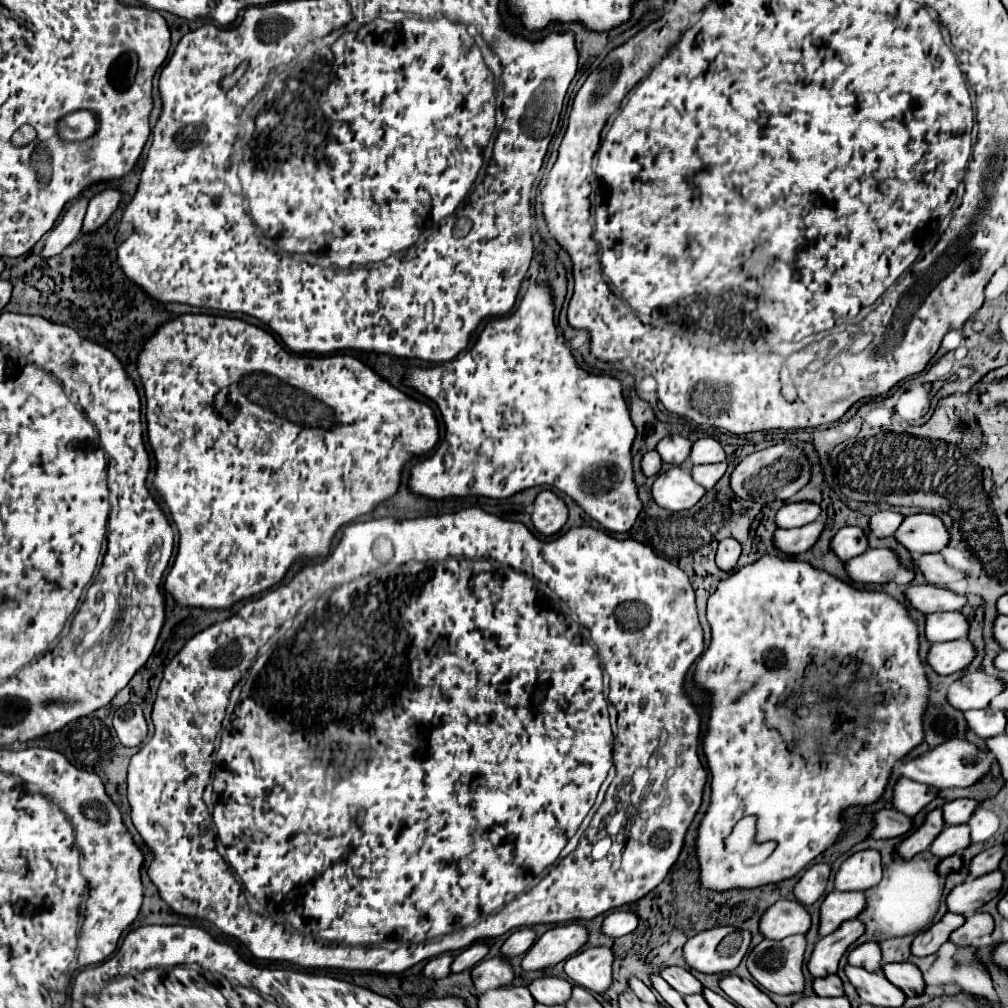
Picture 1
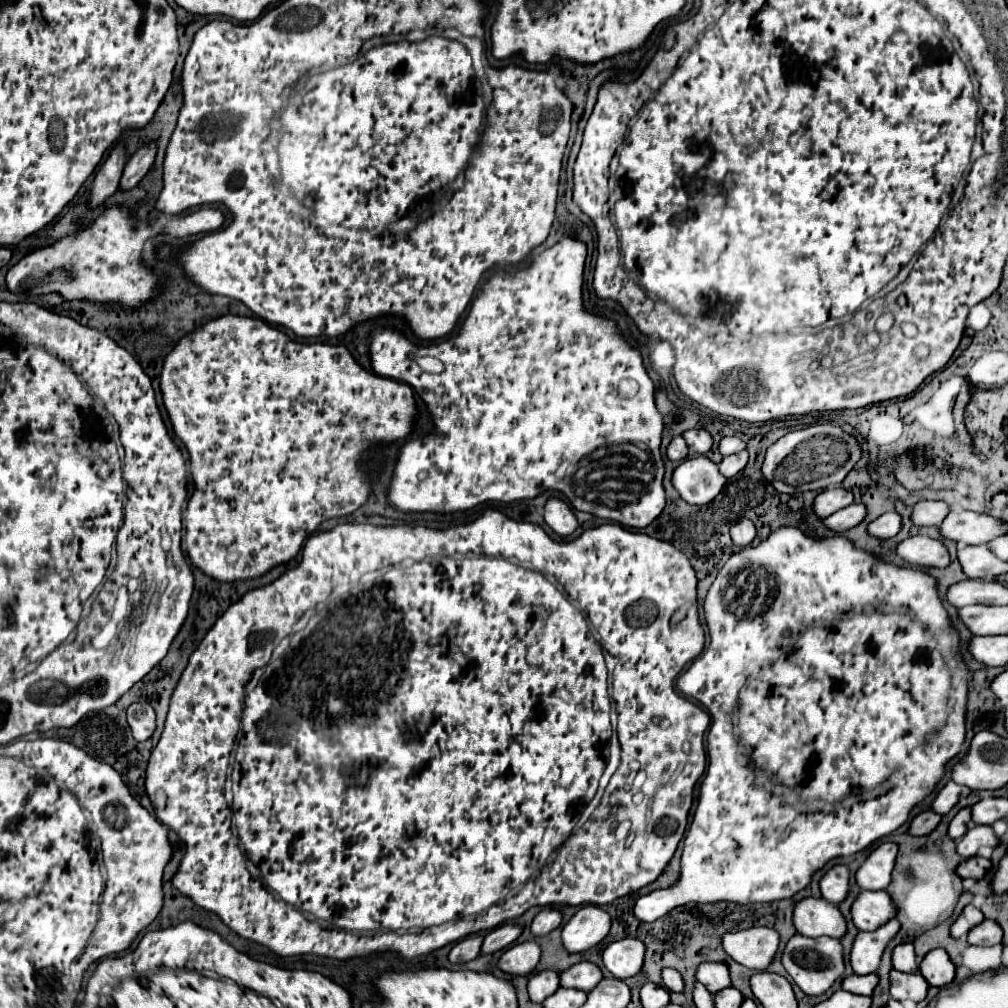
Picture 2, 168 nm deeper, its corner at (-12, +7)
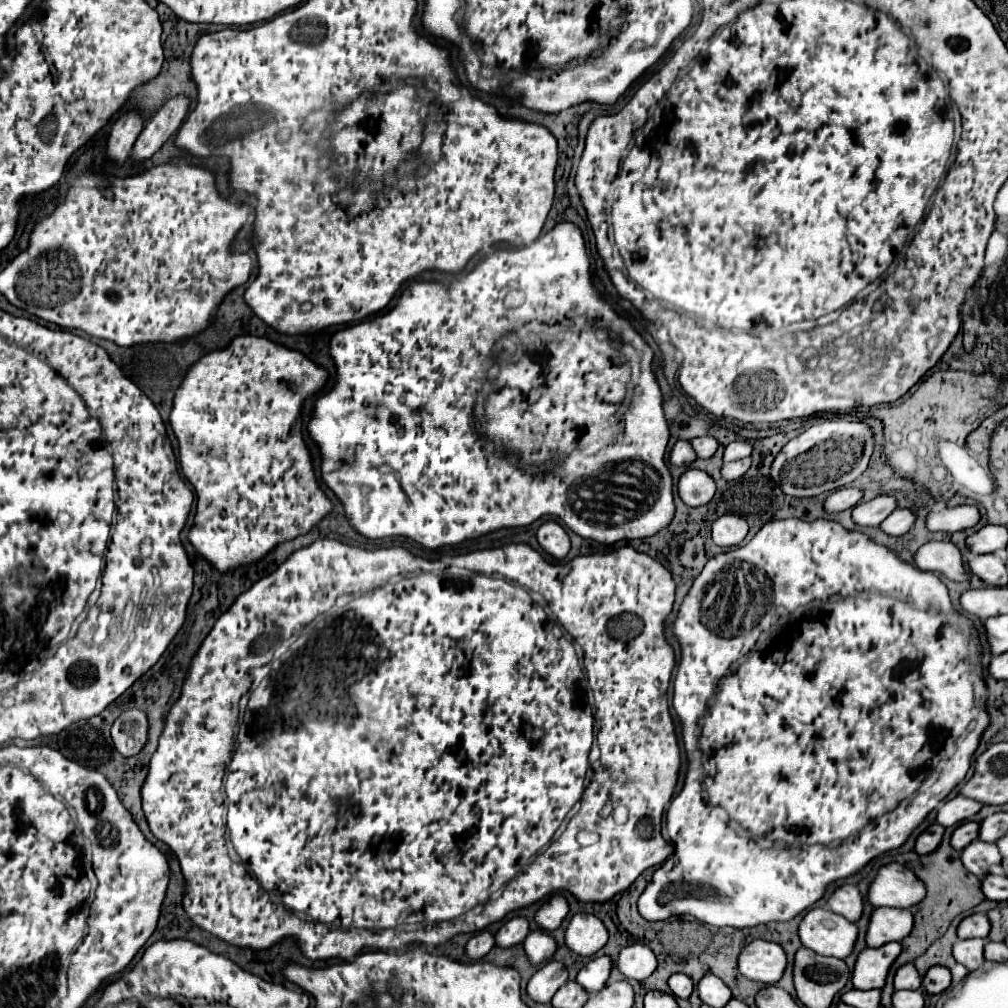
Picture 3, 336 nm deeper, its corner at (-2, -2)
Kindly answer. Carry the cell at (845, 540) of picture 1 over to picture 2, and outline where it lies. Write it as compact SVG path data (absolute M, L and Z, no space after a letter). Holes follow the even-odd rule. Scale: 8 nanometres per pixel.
M897 512L881 514L873 522L869 522L869 526L867 526L869 536L881 538L881 540L887 540L887 538L895 536L899 530L901 530L901 516Z

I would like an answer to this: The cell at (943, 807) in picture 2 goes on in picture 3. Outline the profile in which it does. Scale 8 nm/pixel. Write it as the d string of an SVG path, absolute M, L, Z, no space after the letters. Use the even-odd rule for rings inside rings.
M957 795L957 797L941 803L941 807L937 809L937 823L941 823L943 827L957 825L957 823L967 821L973 815L977 815L981 811L981 807L983 807L983 803Z

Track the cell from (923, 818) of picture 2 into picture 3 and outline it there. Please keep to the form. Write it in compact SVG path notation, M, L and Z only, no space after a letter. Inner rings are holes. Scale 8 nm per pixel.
M939 823L931 825L931 827L927 829L927 833L923 833L923 835L917 839L915 851L917 851L919 855L929 855L929 853L933 853L933 851L939 847L939 843L941 843L943 833L945 833L945 827L943 827L943 825L939 825Z

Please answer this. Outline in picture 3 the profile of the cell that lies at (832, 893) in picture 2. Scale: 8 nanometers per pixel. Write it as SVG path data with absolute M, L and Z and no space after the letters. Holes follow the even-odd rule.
M843 885L835 893L829 895L827 899L829 909L843 915L849 921L859 921L863 915L863 905L865 905L865 895L855 887L855 885Z

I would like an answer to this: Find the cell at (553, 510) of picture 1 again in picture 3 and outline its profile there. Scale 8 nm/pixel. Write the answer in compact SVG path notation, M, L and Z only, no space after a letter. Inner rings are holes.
M547 521L539 527L537 531L537 541L541 545L541 549L551 555L553 559L563 559L569 553L569 535L565 533L565 529L555 523L555 521Z

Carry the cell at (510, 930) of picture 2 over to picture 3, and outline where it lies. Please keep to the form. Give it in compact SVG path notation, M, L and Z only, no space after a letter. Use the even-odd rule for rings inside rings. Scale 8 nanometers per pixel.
M513 917L509 919L495 935L495 941L499 947L513 947L521 943L529 933L529 921L525 917Z

